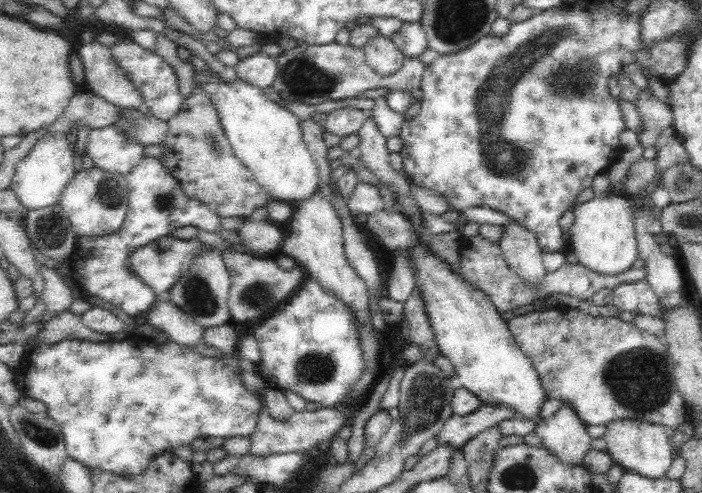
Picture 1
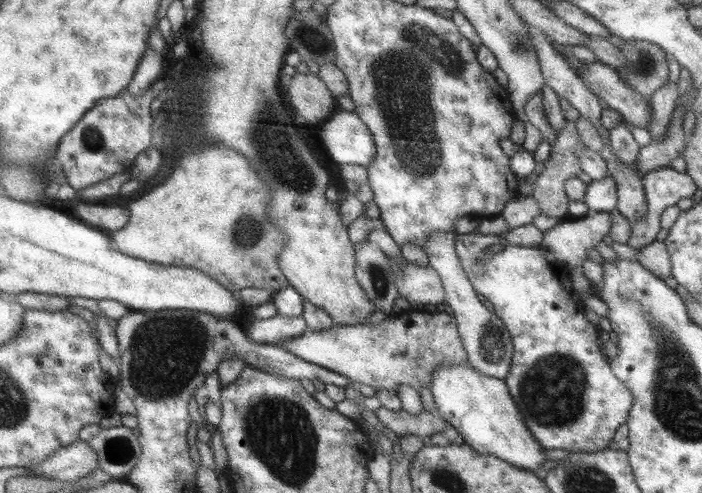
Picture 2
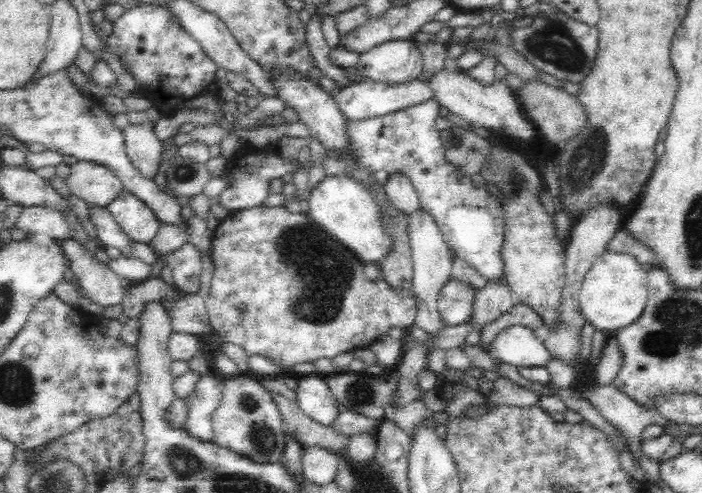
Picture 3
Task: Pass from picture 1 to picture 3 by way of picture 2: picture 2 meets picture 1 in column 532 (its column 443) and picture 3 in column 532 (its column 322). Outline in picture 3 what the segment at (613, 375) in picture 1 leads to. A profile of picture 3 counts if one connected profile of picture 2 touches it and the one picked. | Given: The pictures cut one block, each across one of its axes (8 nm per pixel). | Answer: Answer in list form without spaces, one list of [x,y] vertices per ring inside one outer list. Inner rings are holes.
[[[510,326],[496,337],[492,344],[494,357],[506,364],[536,367],[553,360],[545,344],[526,326]]]

